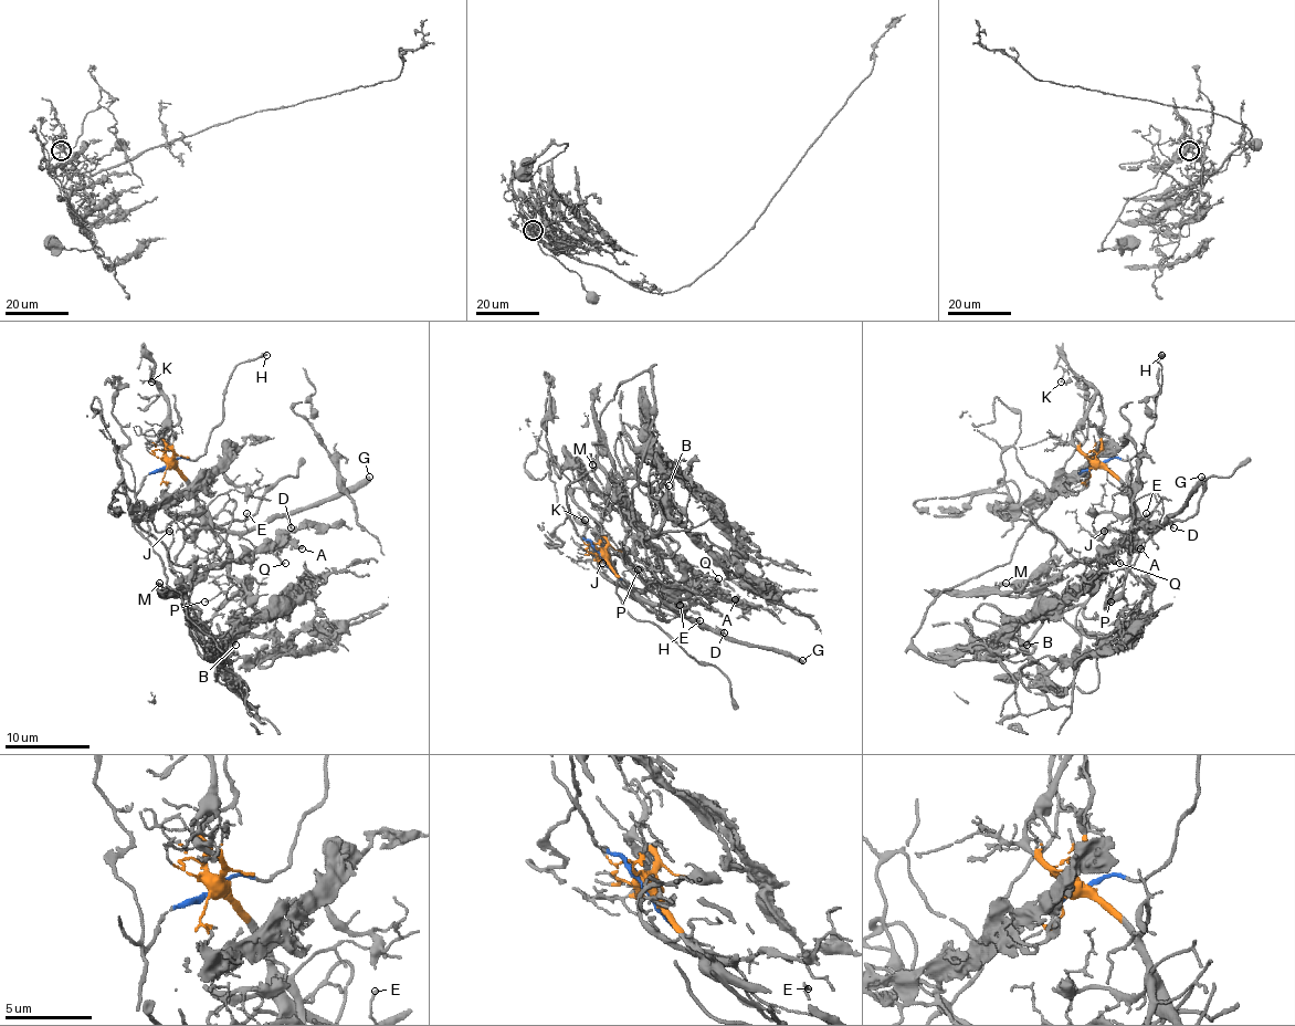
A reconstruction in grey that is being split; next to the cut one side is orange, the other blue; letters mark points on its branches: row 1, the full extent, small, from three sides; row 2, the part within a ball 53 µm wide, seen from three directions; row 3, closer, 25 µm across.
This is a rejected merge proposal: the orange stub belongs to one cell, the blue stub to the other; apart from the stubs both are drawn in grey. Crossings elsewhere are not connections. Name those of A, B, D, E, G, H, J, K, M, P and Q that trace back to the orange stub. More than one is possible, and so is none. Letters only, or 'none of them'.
D, E, G, J, K, P

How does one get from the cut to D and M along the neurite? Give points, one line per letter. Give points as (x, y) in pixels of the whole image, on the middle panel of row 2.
D: (602, 557), (634, 594), (651, 604), (681, 610), (725, 631)
M: (602, 557), (568, 515), (567, 496), (581, 488), (604, 513), (600, 509), (617, 492), (602, 488), (591, 464)

